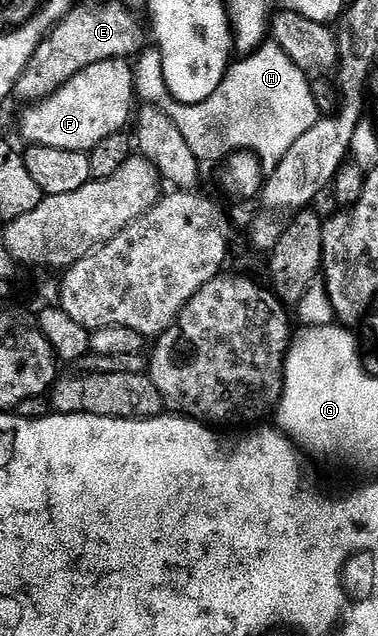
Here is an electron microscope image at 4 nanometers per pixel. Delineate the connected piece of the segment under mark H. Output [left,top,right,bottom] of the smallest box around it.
[135,41,321,175]

